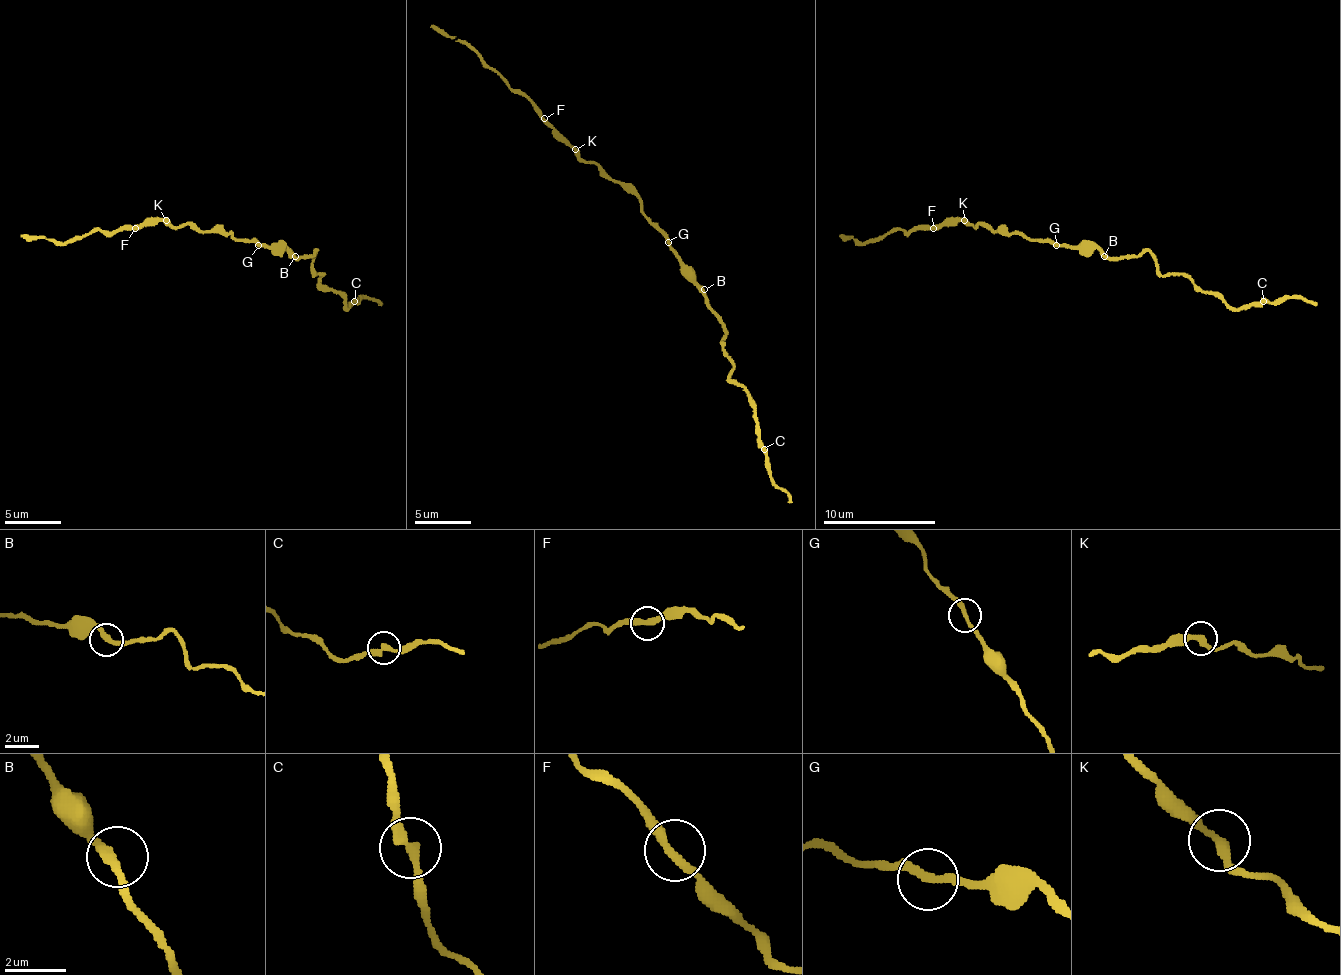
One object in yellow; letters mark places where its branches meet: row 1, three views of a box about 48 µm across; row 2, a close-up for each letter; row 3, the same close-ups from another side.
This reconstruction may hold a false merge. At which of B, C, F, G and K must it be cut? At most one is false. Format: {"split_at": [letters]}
{"split_at": []}

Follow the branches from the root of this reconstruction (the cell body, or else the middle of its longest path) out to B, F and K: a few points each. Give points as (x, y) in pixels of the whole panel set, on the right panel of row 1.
B: (1053, 242), (1093, 245), (1104, 256)
F: (1053, 242), (1039, 242), (1025, 234), (992, 231), (983, 226), (967, 226), (961, 220), (944, 220), (933, 228)
K: (1053, 242), (1039, 242), (1025, 234), (992, 231), (964, 220)

